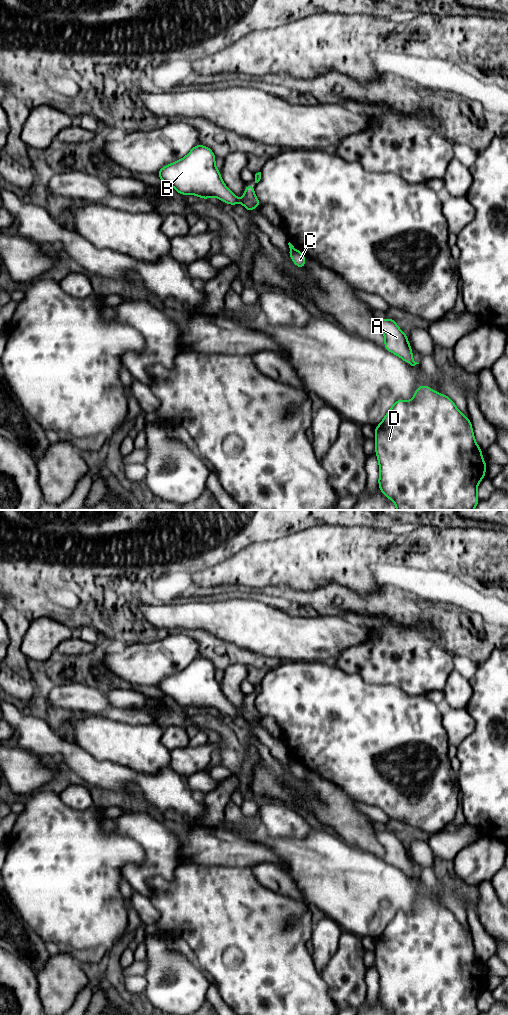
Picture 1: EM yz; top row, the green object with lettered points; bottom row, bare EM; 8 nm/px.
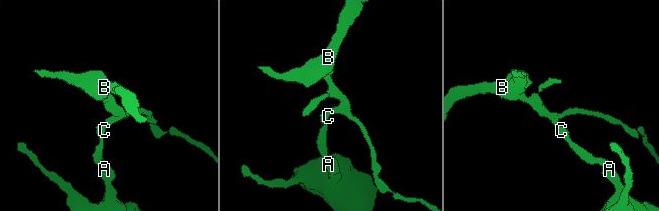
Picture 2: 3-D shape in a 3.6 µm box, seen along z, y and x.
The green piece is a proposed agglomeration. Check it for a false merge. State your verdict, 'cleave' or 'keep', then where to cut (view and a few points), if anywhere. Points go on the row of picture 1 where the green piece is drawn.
cleave; cut yz (295, 249), (289, 253)

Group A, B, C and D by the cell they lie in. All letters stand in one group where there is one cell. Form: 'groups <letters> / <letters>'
groups A C D / B

